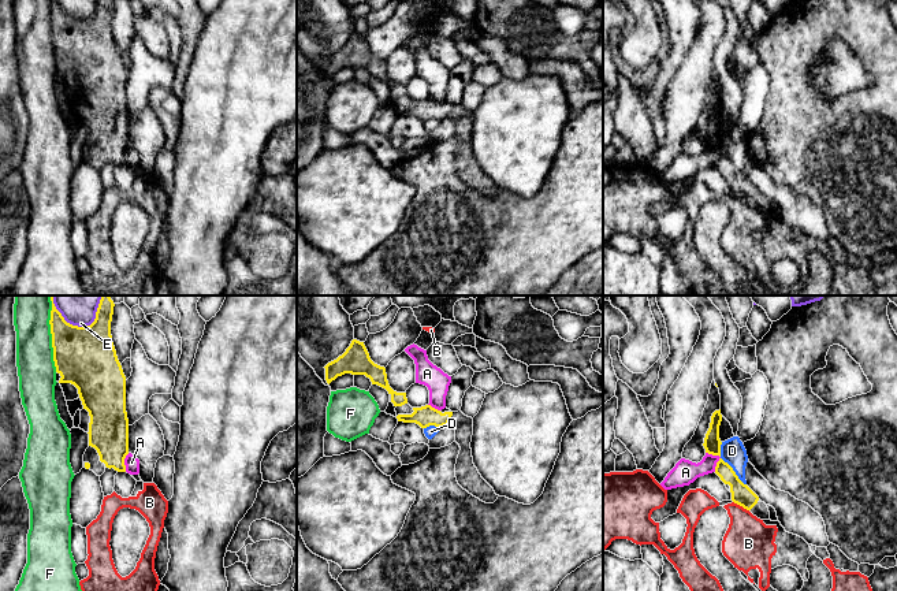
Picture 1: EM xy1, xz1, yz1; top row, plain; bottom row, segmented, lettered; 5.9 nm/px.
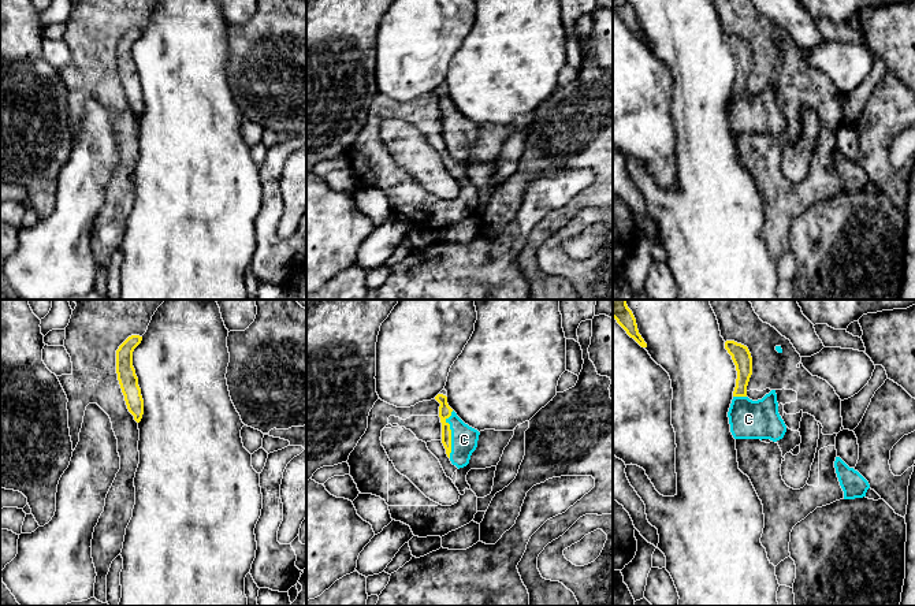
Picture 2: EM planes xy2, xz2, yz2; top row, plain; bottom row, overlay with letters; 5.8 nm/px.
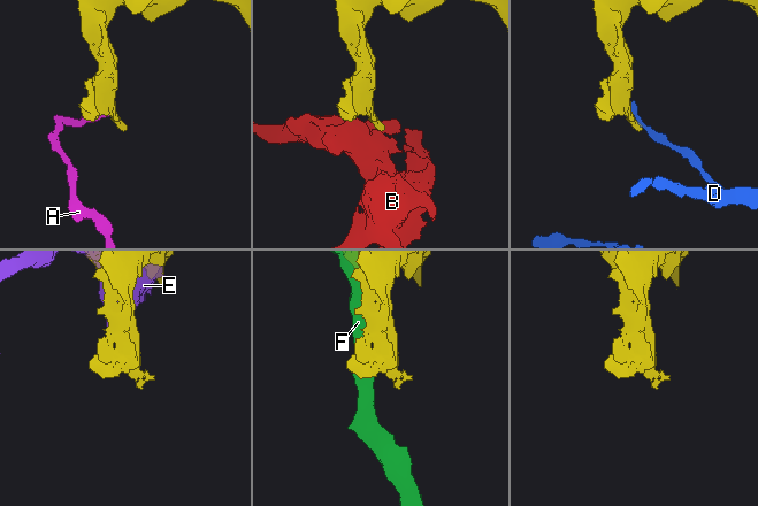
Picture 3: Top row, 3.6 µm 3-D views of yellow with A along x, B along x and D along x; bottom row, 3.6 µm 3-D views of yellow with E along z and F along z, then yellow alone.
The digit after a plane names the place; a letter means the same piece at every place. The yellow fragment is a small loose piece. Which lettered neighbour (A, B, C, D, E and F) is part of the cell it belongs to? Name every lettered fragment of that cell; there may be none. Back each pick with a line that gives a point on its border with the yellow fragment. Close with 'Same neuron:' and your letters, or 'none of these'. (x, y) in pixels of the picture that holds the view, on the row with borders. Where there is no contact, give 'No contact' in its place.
C: Touches yellow at xz2 (450, 434)
Same neuron: C

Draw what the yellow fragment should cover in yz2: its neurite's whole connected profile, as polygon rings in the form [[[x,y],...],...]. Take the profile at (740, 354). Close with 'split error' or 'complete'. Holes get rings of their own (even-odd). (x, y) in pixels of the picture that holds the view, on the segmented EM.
[[[726,341],[725,349],[736,365],[737,379],[733,399],[728,412],[730,432],[734,439],[770,439],[784,438],[786,425],[778,413],[775,390],[762,399],[747,397],[747,386],[752,375],[752,357],[747,346]]]; split error

